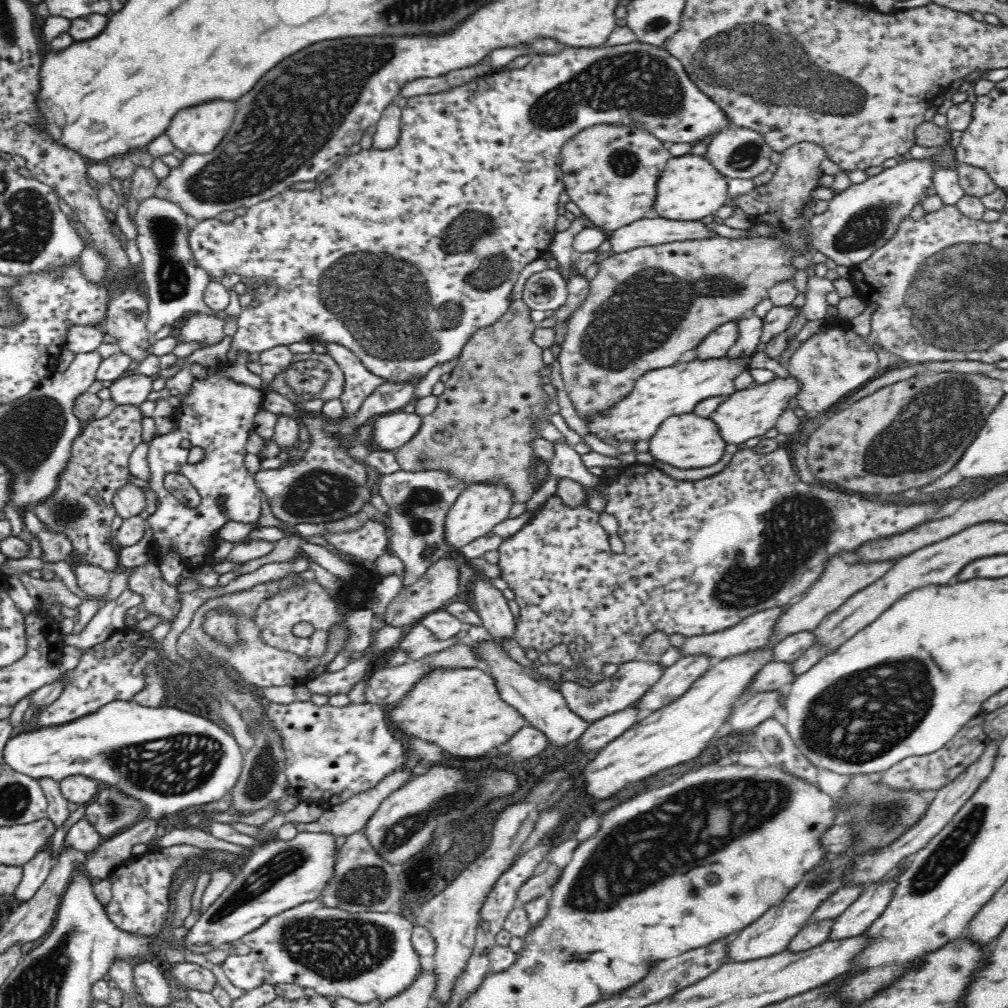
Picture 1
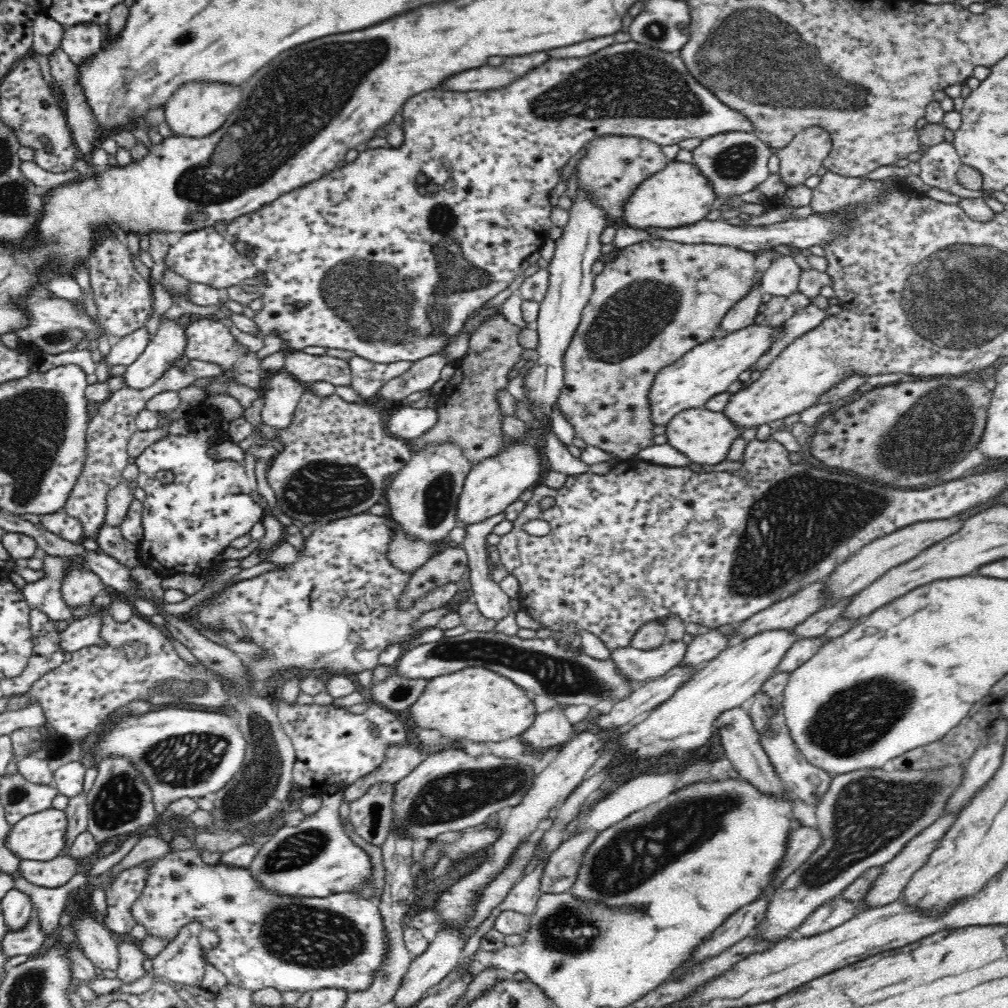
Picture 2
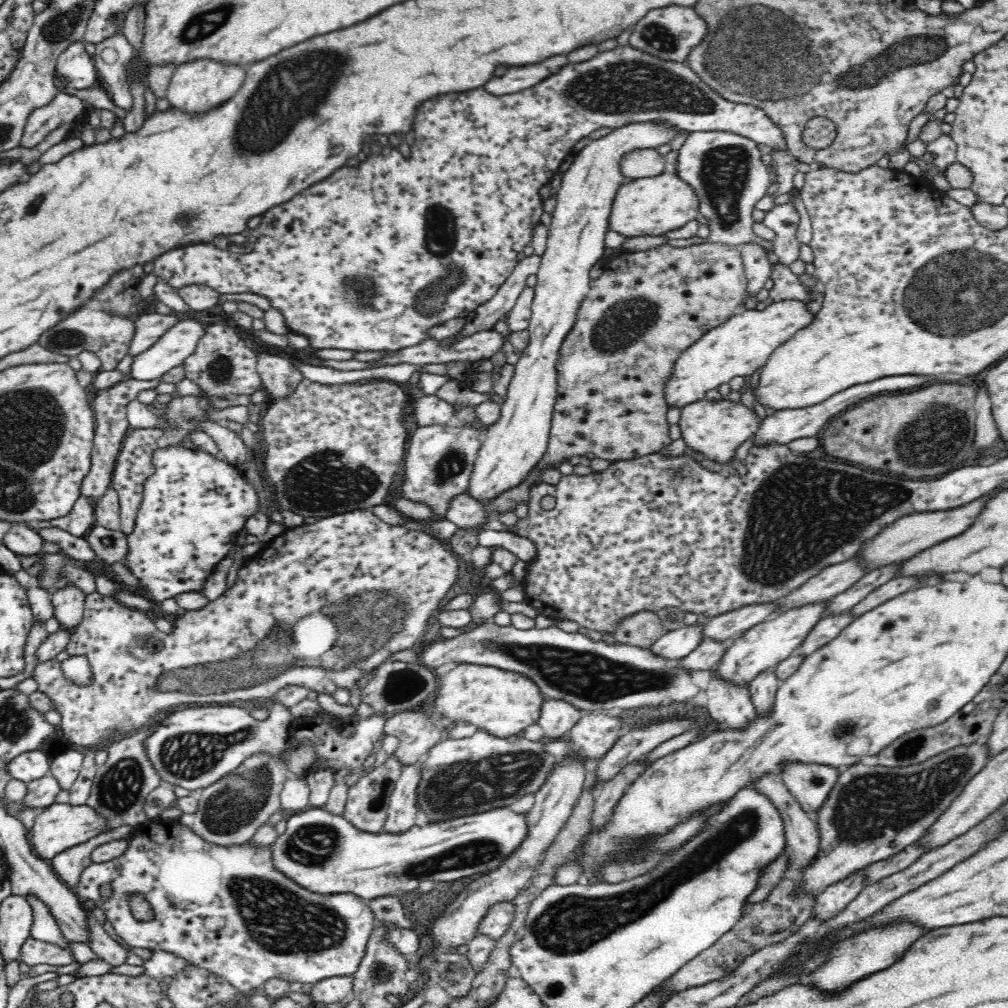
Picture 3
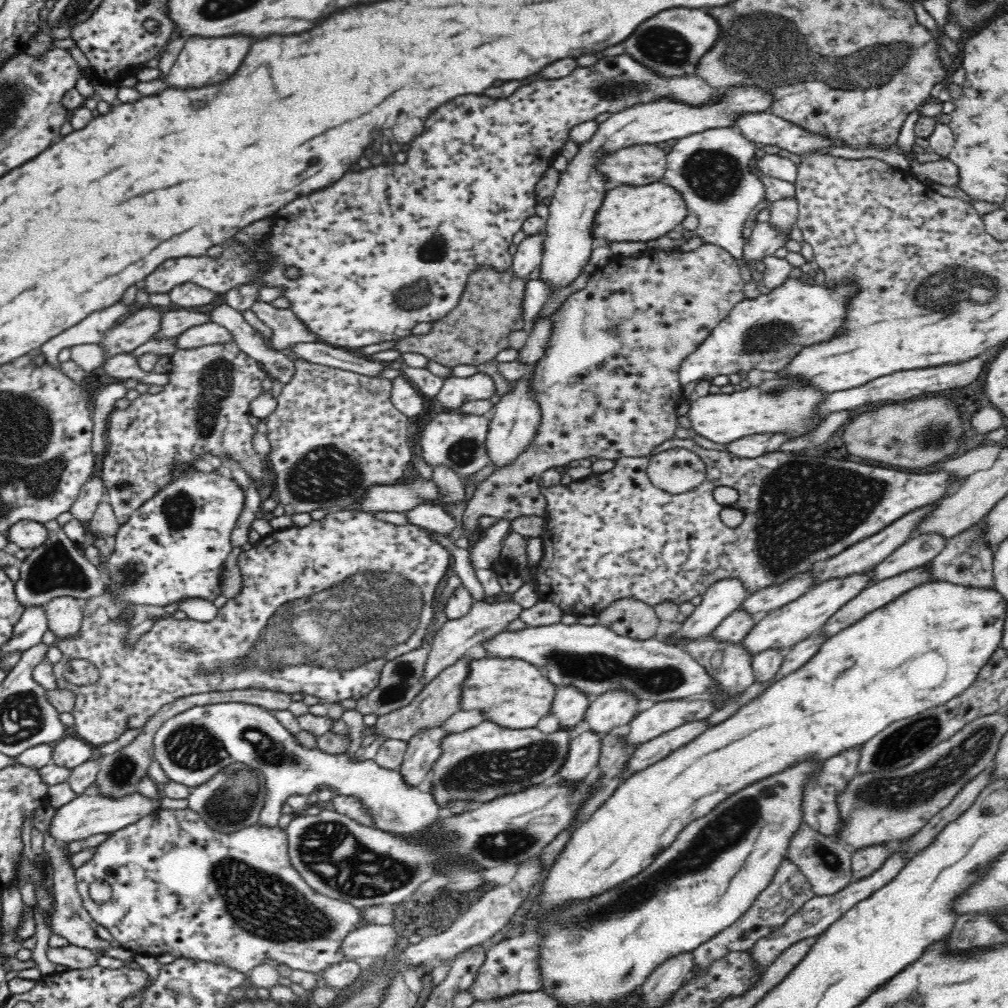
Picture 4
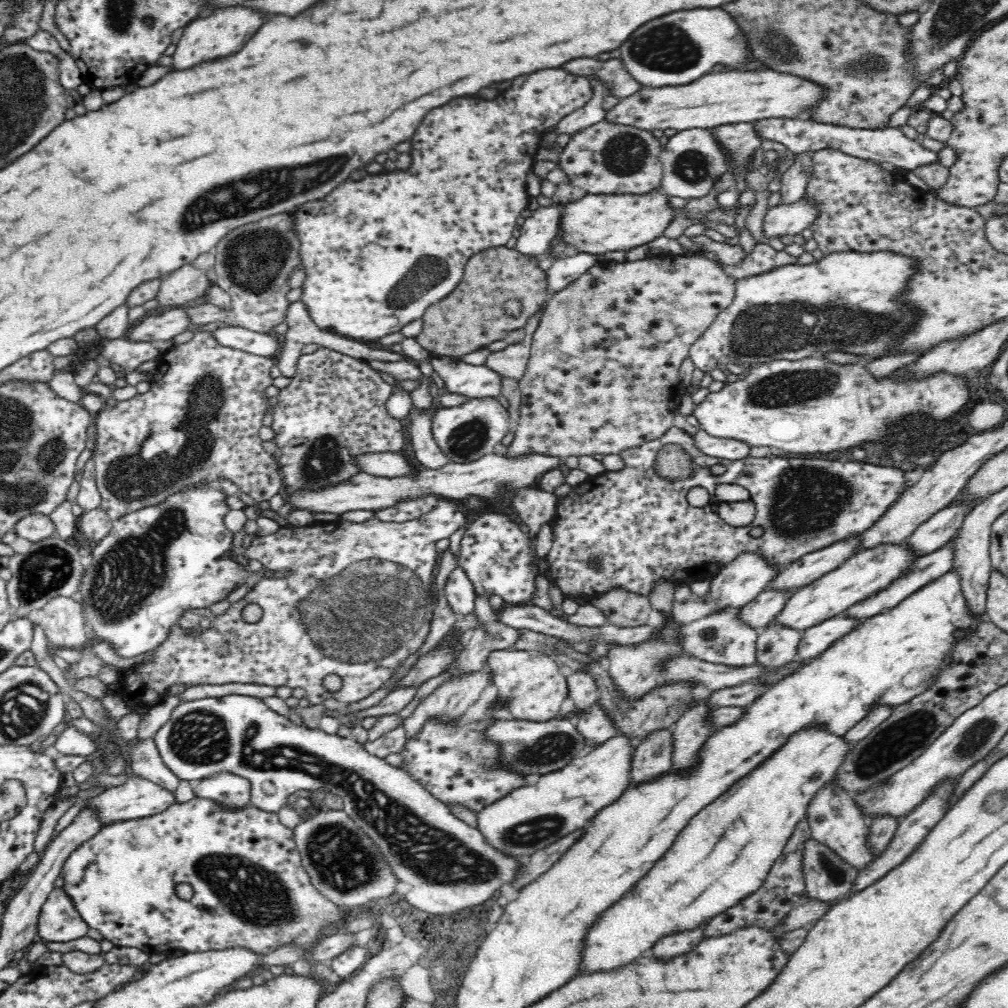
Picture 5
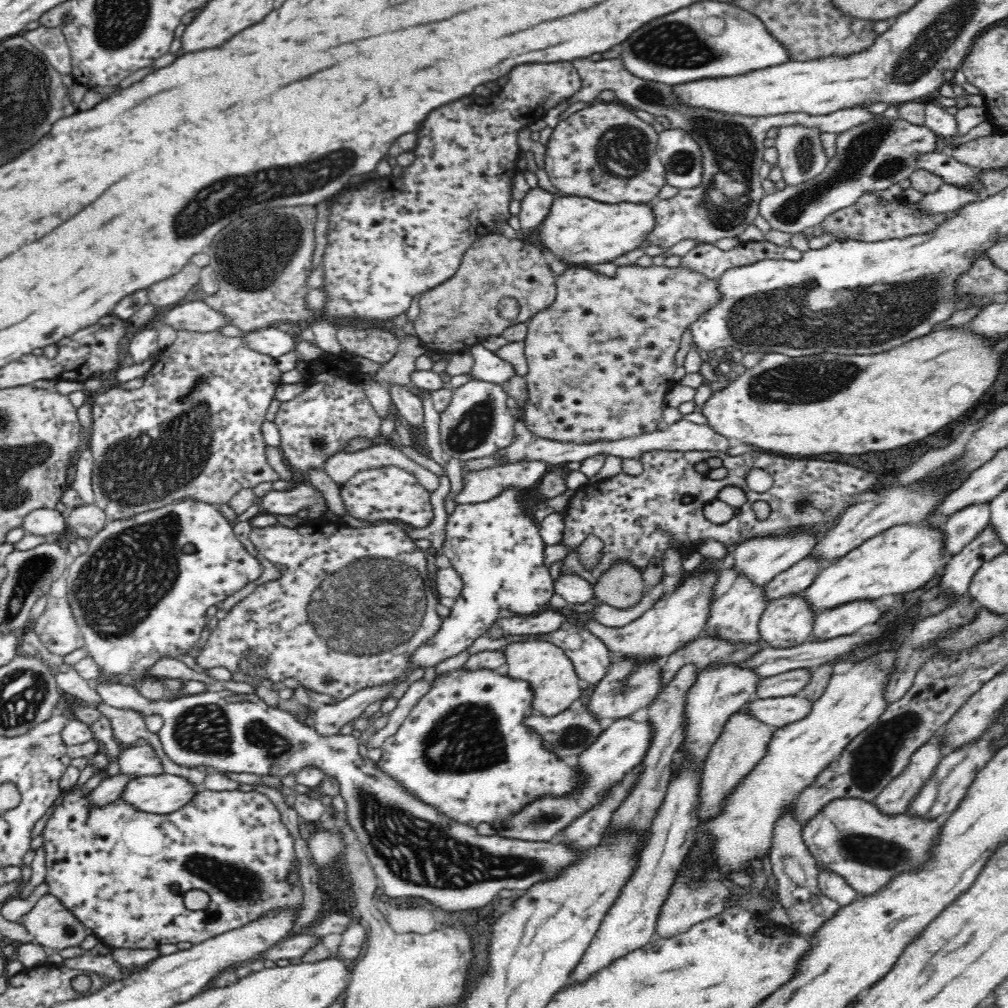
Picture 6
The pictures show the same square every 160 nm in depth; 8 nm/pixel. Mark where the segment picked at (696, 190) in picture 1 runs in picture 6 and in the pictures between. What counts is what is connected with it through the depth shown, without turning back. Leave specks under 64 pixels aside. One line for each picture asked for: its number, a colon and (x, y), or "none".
2: (678, 195)
3: (652, 206)
4: (628, 213)
5: (598, 223)
6: (578, 230)

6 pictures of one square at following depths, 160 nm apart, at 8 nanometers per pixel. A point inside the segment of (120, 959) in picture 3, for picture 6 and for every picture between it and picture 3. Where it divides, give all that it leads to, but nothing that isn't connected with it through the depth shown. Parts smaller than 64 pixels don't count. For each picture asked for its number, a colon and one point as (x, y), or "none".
4: (70, 919)
5: (59, 921)
6: (54, 927)

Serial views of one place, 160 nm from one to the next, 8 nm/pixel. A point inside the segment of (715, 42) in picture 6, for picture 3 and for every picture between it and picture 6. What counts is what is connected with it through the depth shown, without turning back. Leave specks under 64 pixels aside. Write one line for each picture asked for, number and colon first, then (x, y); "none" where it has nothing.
3: (670, 33)
4: (671, 43)
5: (677, 49)

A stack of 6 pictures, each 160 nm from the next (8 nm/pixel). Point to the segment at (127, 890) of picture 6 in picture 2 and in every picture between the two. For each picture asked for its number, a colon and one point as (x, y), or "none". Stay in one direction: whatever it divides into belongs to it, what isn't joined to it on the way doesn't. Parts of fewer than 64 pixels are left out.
2: (288, 943)
3: (273, 928)
4: (178, 887)
5: (250, 891)

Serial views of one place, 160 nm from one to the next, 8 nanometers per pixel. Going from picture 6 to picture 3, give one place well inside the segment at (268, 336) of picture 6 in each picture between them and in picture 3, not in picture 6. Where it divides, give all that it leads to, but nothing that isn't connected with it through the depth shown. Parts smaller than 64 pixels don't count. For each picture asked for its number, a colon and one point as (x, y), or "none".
3: (178, 342)
4: (208, 333)
5: (239, 338)

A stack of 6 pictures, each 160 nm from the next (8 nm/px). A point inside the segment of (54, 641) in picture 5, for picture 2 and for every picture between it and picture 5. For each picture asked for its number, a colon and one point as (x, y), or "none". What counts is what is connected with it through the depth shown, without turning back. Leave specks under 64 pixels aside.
2: (81, 585)
3: (68, 603)
4: (64, 616)

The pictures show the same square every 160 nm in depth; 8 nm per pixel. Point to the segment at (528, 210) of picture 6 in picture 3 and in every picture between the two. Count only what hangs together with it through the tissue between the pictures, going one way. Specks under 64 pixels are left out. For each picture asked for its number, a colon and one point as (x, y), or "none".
3: (484, 318)
4: (530, 252)
5: (534, 240)

